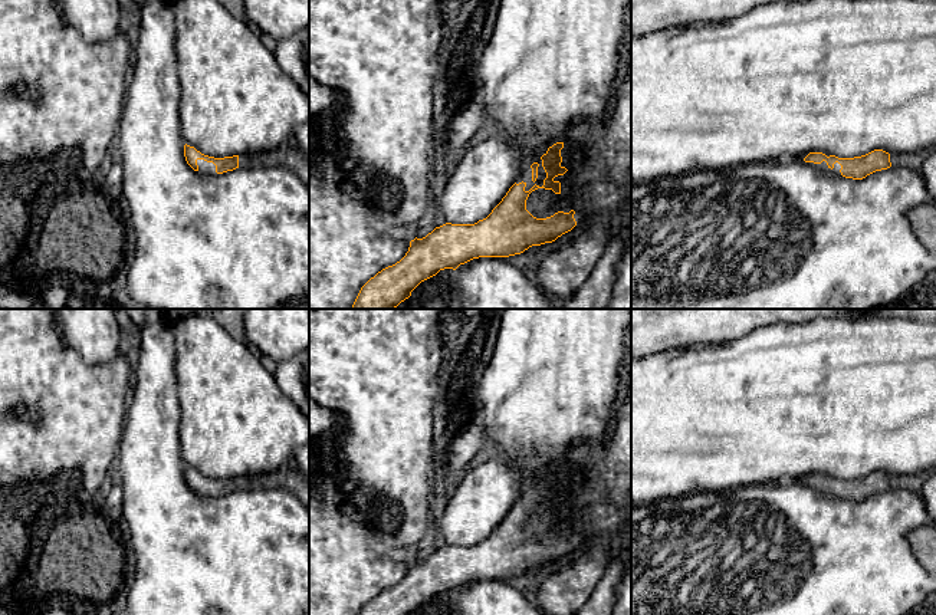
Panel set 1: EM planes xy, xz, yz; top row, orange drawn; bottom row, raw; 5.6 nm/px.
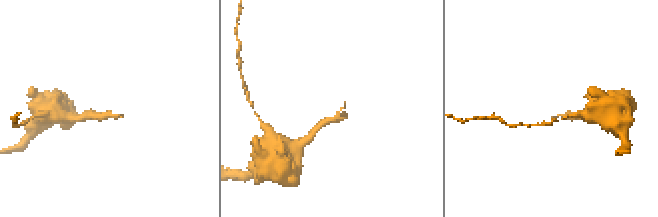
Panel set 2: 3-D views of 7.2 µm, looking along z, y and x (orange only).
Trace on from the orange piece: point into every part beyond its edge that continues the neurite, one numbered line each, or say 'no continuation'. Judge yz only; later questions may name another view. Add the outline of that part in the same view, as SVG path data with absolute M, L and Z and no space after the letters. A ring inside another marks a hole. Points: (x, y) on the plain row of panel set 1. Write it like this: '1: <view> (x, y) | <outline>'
1: yz (823, 487) | M822 483L821 486L814 486L814 484L809 484L811 487L814 487L815 490L820 490L821 493L825 493L828 496L834 496L837 499L843 499L840 491L841 491L841 487L838 484L834 486L834 490L831 491L825 483Z

